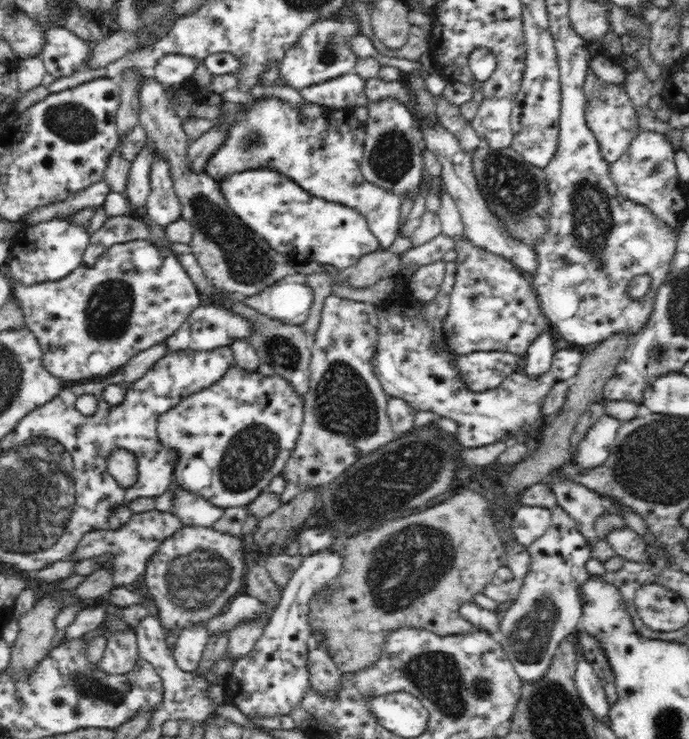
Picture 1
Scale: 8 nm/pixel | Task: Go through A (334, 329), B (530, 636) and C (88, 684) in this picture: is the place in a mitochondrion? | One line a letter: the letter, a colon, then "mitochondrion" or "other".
A: other
B: mitochondrion
C: mitochondrion

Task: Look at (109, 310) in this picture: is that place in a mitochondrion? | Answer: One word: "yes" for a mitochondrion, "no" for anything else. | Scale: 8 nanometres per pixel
yes

